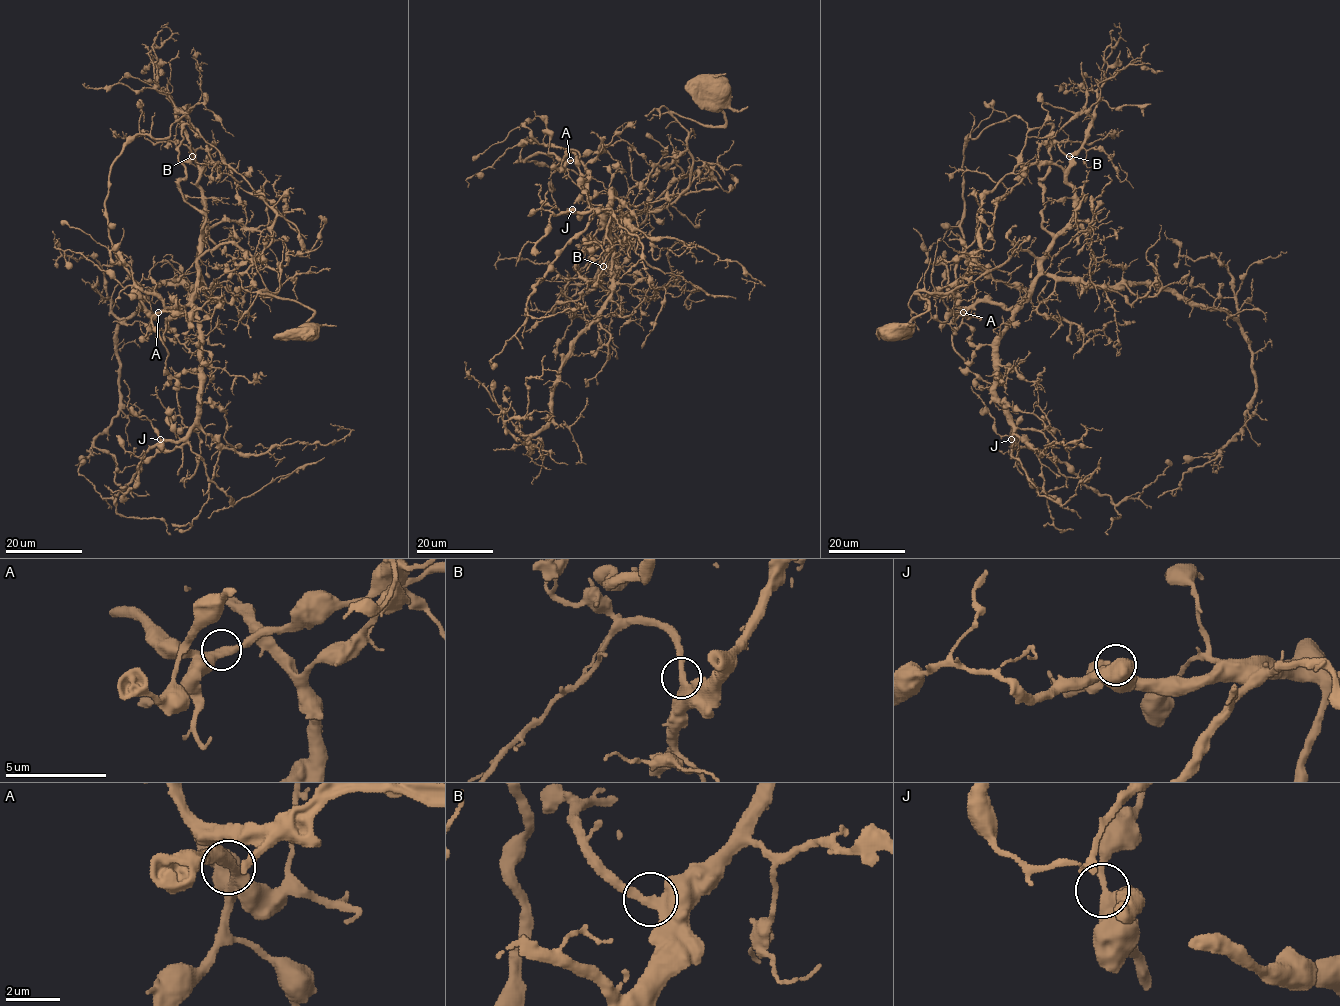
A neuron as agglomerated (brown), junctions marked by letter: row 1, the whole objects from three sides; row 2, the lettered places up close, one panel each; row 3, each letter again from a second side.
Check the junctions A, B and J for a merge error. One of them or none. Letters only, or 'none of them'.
none of them

